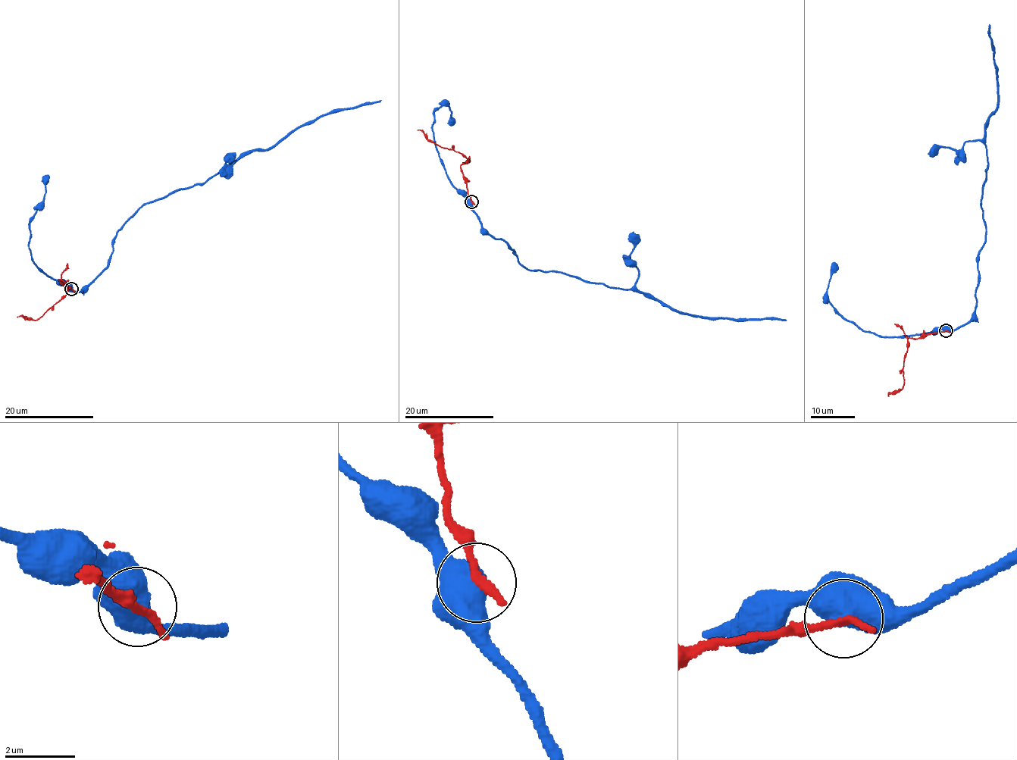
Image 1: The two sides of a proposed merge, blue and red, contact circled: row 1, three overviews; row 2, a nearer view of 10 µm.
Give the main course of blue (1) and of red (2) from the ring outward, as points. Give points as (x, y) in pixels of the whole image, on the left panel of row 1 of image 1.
1: (70, 288), (80, 291), (106, 267), (114, 237), (146, 204), (204, 183), (333, 112), (381, 100)
2: (72, 288), (60, 280), (65, 284), (66, 295), (42, 316), (33, 320), (17, 317)

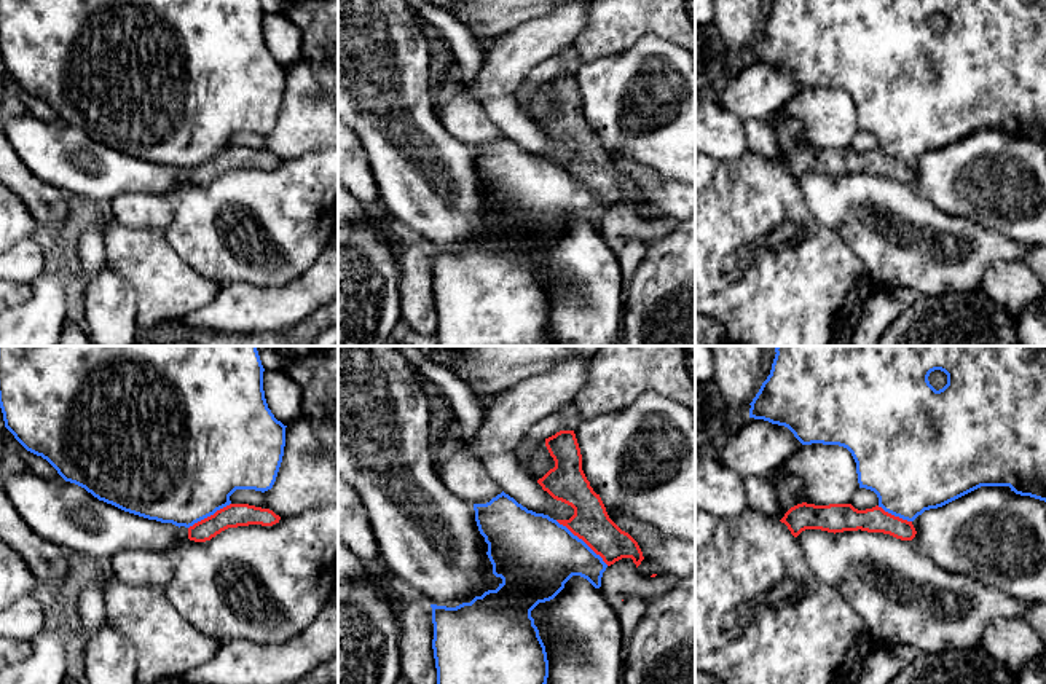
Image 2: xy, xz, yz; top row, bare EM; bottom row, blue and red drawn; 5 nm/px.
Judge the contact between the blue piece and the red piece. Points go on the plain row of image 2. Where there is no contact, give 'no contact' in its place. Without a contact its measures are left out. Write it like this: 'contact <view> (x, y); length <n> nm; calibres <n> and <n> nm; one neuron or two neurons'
contact xz (581, 182); length 360 nm; calibres 400 and 190 nm; two neurons

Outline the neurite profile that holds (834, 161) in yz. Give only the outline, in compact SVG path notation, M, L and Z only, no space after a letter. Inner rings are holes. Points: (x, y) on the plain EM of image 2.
M797 147L780 163L797 180L805 172L821 172L828 175L867 174L883 175L901 183L912 183L917 177L912 164L902 163L875 148L858 153L851 147Z

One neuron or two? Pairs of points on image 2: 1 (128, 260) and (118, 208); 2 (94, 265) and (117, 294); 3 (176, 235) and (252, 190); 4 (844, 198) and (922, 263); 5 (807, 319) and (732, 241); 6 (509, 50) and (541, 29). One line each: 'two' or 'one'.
1: two
2: two
3: one
4: one
5: one
6: one

